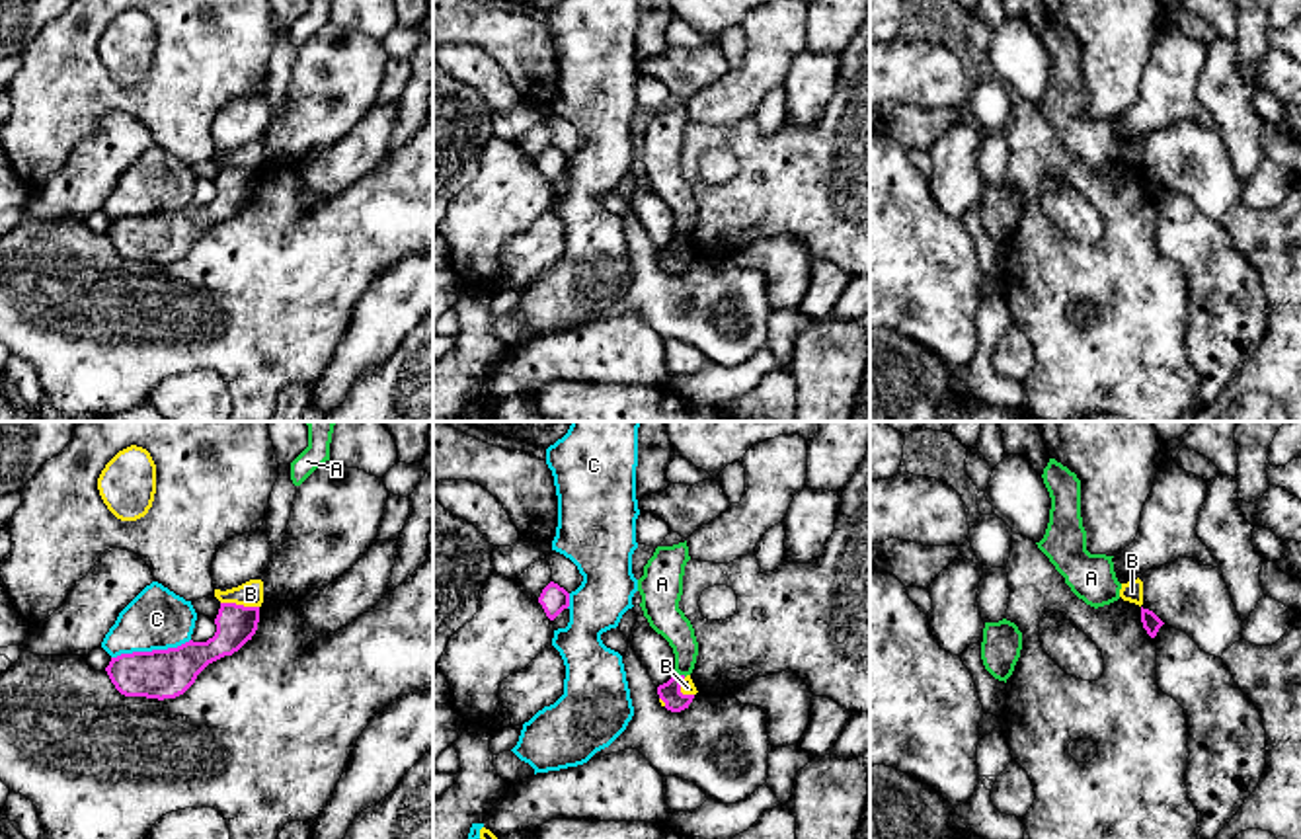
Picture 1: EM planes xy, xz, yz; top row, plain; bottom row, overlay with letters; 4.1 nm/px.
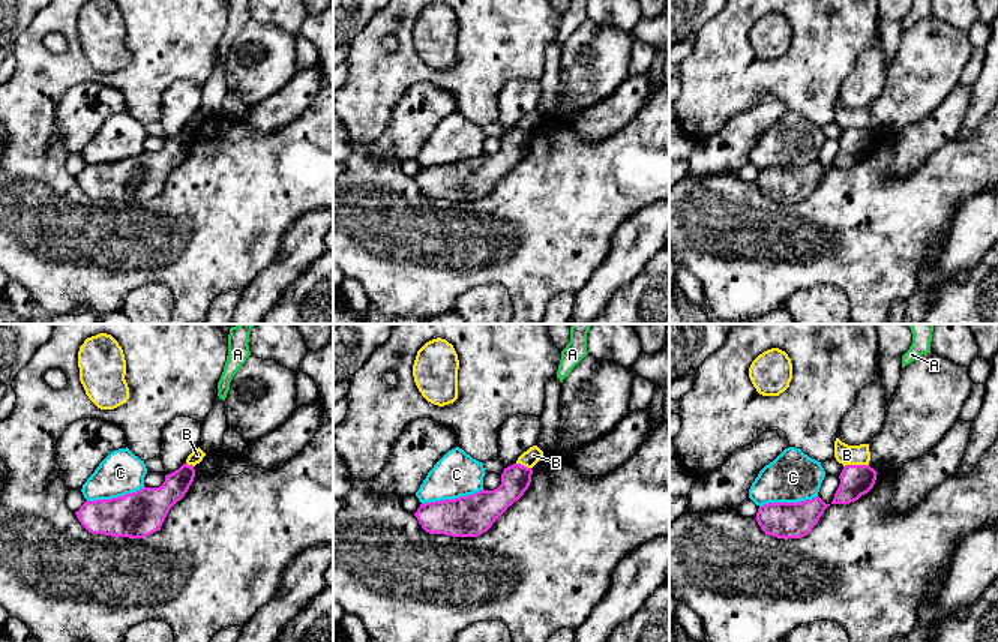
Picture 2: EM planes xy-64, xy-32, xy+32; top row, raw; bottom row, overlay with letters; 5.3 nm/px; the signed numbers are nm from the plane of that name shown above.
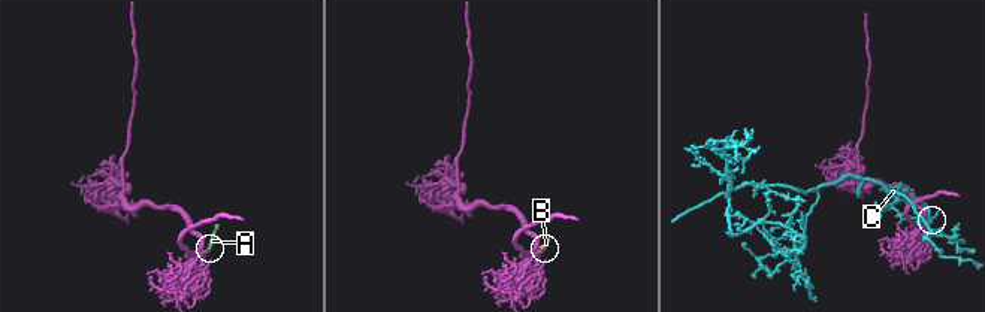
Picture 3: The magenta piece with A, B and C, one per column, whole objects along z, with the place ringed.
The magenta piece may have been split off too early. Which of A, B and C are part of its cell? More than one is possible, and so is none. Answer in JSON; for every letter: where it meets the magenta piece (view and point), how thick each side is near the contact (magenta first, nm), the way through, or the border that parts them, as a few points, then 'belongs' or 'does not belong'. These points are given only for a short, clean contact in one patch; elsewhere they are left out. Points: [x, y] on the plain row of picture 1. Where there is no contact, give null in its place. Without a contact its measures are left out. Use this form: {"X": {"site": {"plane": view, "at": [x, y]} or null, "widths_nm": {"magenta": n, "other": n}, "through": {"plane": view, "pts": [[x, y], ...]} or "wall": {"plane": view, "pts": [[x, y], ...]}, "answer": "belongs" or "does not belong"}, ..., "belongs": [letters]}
{"A": {"site": {"plane": "xz", "at": [681, 239]}, "widths_nm": {"magenta": 90, "other": 140}, "wall": {"plane": "xz", "pts": [[677, 235], [685, 239]]}, "answer": "does not belong"}, "B": {"site": {"plane": "xy", "at": [240, 168]}, "widths_nm": {"magenta": 160, "other": 110}, "wall": {"plane": "xy", "pts": [[221, 164], [258, 170]]}, "answer": "does not belong"}, "C": {"site": {"plane": "xy", "at": [153, 213]}, "widths_nm": {"magenta": 200, "other": 260}, "answer": "does not belong"}, "belongs": []}

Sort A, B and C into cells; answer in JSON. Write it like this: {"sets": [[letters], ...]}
{"sets": [["A"], ["B"], ["C"]]}

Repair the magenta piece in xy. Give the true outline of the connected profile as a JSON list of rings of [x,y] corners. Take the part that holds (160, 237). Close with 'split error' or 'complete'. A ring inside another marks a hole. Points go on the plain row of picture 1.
[[[220,166],[217,195],[207,205],[177,211],[133,215],[111,220],[105,230],[115,252],[125,260],[176,261],[213,224],[238,215],[257,193],[259,170]]]; complete

